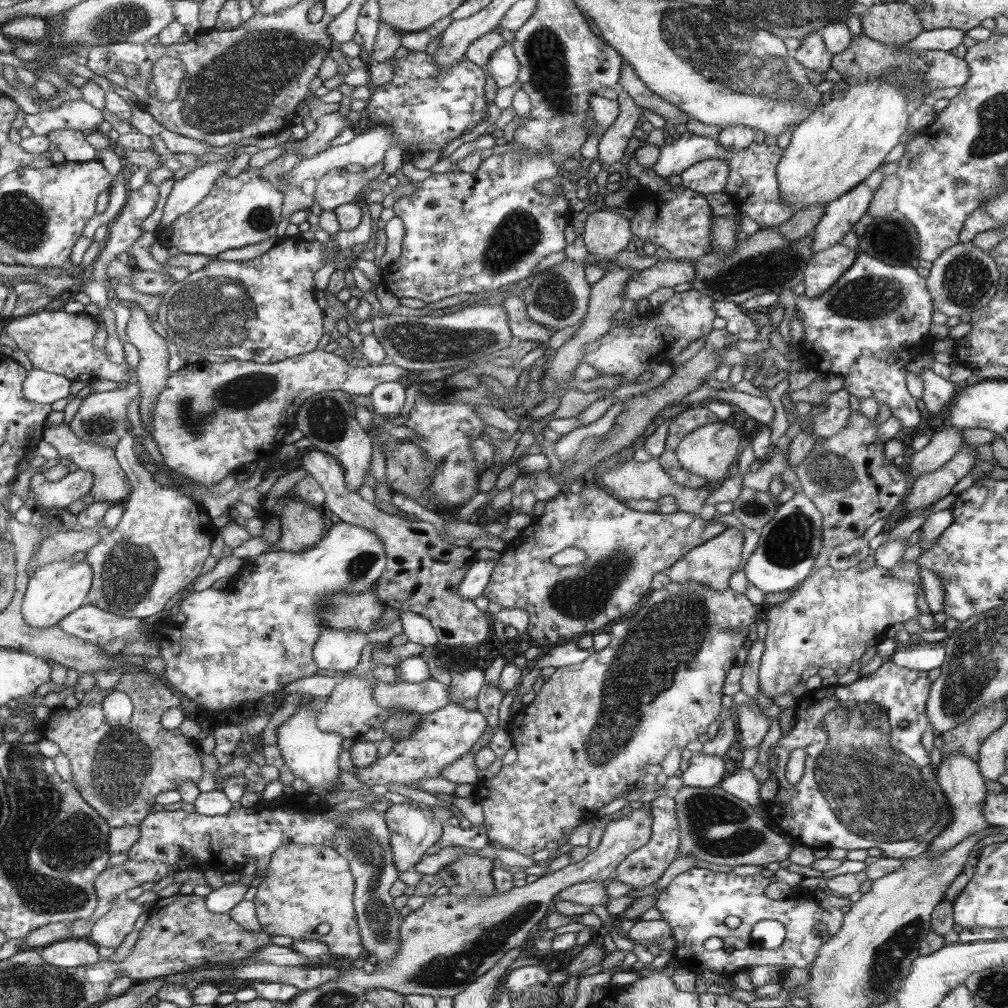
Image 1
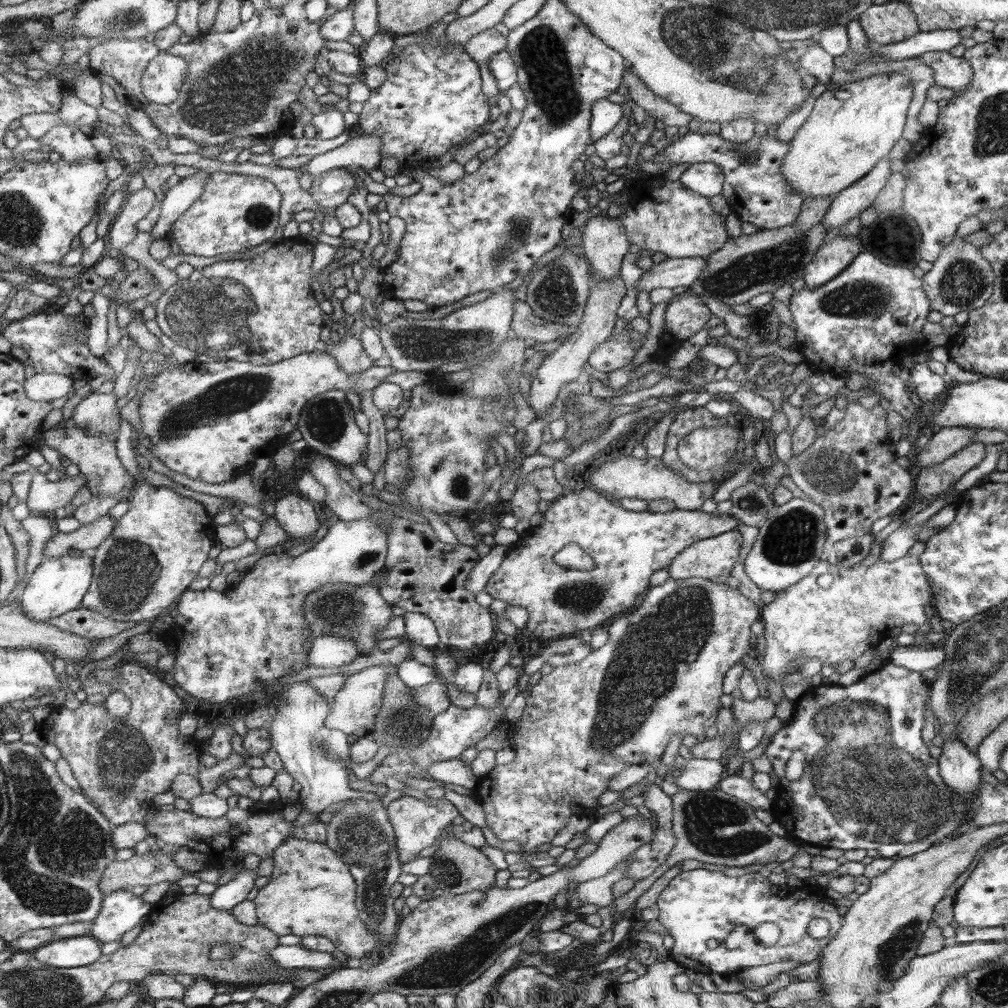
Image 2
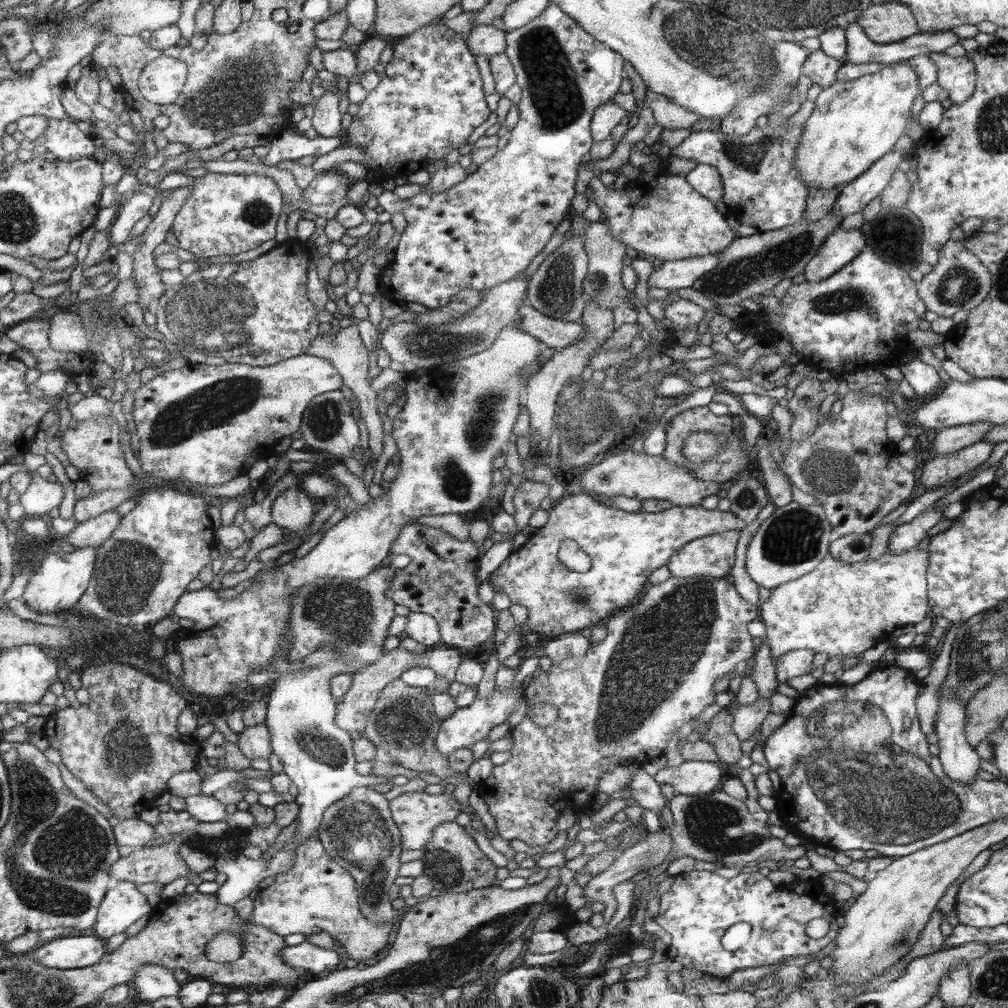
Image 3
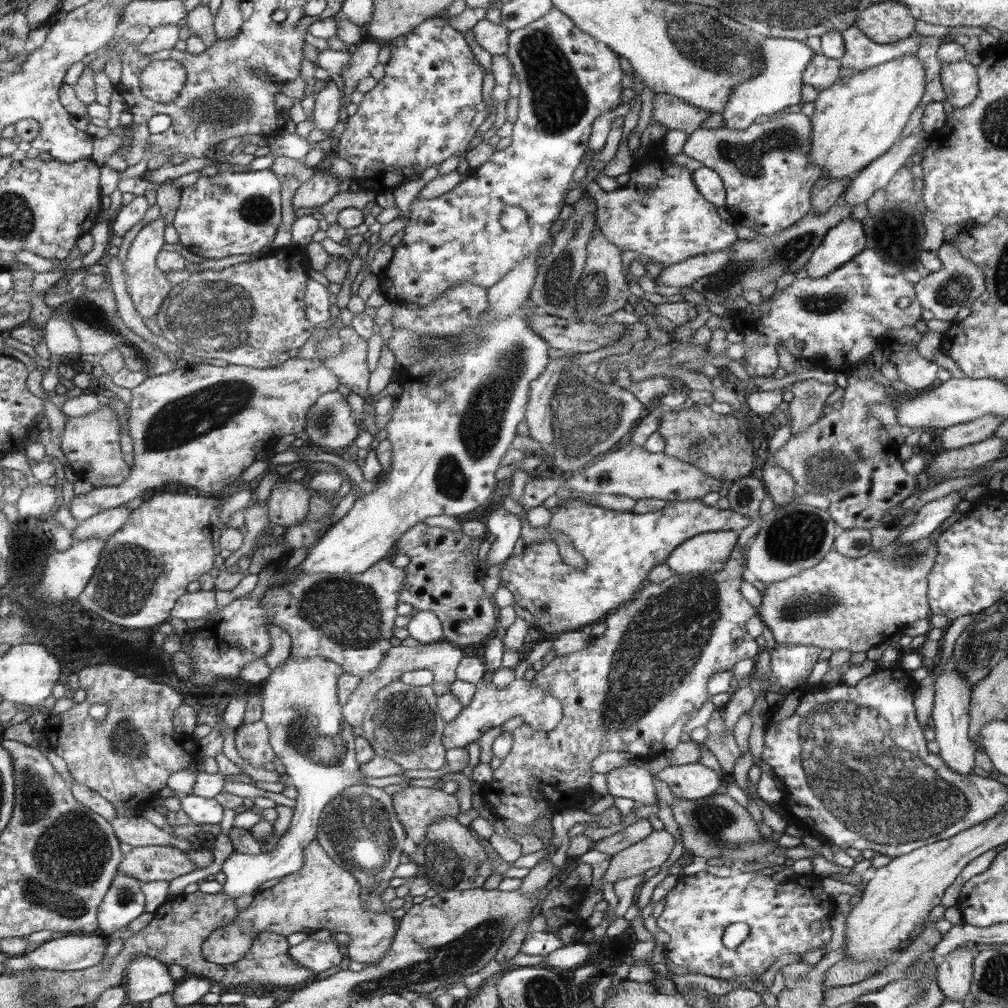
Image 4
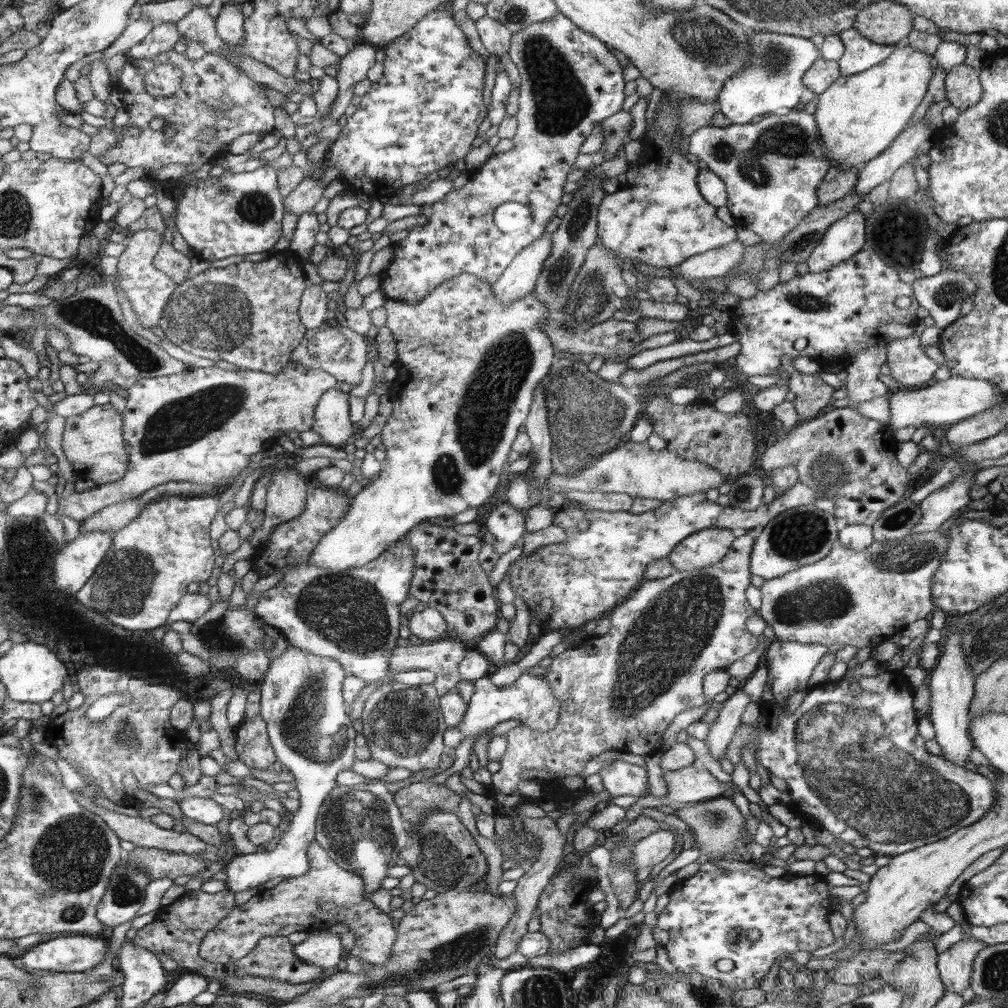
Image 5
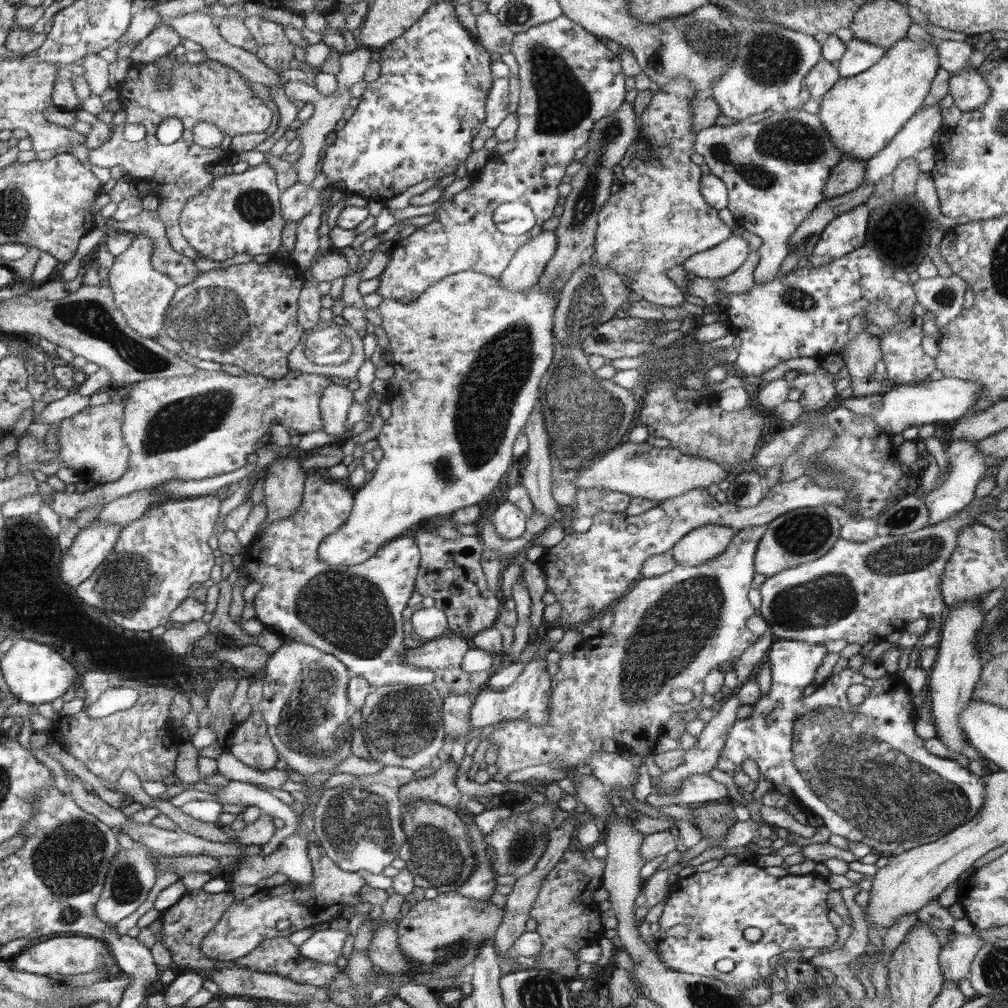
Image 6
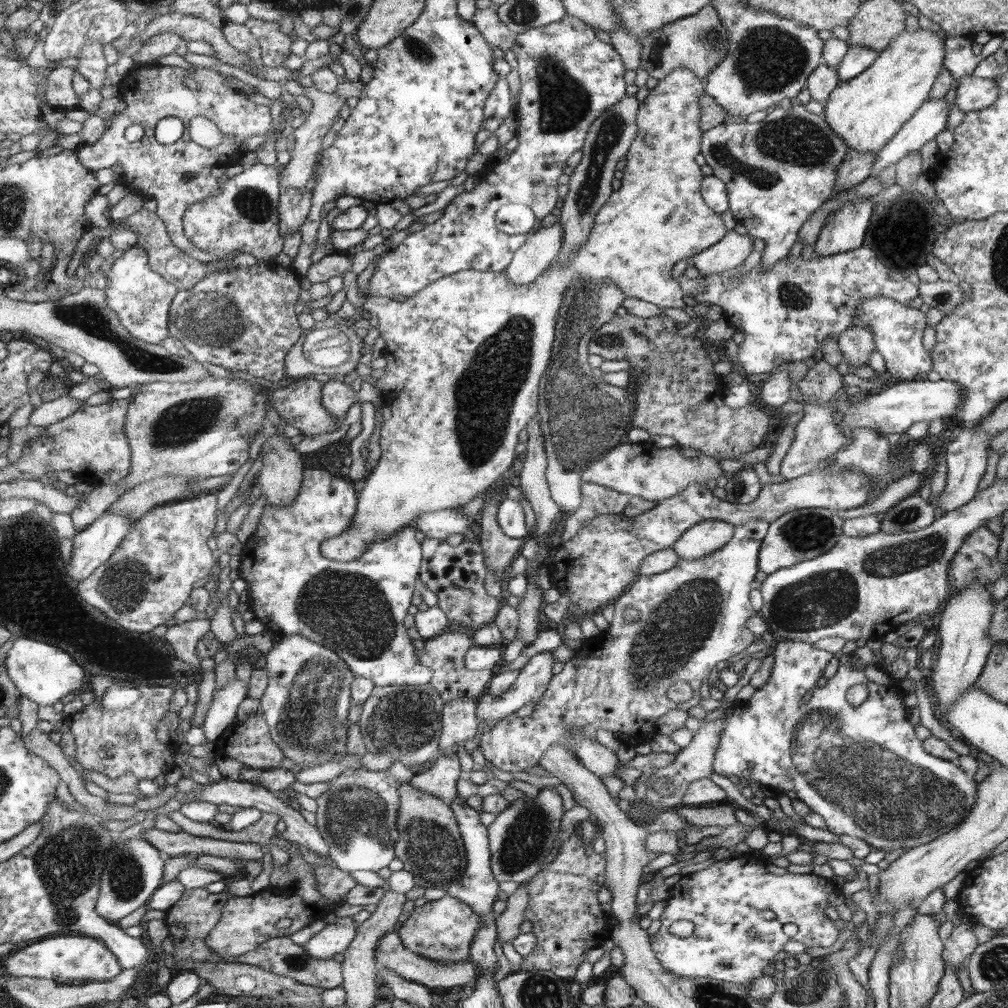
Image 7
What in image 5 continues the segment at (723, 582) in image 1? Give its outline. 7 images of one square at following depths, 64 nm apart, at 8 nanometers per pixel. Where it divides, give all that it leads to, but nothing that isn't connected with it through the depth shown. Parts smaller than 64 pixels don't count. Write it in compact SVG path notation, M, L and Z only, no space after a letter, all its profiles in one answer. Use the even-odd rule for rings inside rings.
M720 528L704 529L681 542L668 559L676 571L696 571L714 567L728 556L735 541L734 531Z

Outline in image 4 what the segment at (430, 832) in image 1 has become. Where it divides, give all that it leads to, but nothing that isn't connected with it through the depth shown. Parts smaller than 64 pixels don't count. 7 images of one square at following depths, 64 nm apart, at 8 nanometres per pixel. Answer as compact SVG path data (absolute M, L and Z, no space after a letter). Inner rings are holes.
M407 787L393 795L395 812L414 844L425 842L429 826L443 816L457 816L460 803L456 794L434 787Z

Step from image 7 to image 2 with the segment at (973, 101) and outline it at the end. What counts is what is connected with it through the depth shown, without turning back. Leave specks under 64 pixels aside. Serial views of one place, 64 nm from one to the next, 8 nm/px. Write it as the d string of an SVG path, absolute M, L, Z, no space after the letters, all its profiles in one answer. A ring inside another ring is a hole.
M928 52L916 60L928 65L934 71L934 83L942 88L950 88L956 95L964 94L974 78L974 68L962 57L957 58L946 52Z

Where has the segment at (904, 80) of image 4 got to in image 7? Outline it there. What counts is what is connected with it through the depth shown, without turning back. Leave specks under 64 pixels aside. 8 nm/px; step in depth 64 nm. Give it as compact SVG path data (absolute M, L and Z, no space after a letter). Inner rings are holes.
M921 28L904 30L860 76L839 84L828 102L823 104L823 114L828 126L848 148L858 153L878 153L927 103L935 81L944 70L944 56L947 55L944 40L946 37L941 38Z

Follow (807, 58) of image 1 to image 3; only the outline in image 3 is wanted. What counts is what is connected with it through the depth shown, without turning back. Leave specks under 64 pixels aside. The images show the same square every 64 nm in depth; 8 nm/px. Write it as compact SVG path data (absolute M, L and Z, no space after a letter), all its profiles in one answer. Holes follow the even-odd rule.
M816 50L809 53L802 74L808 77L812 84L817 84L826 89L836 83L837 71L842 65L838 59L828 56L822 50Z

